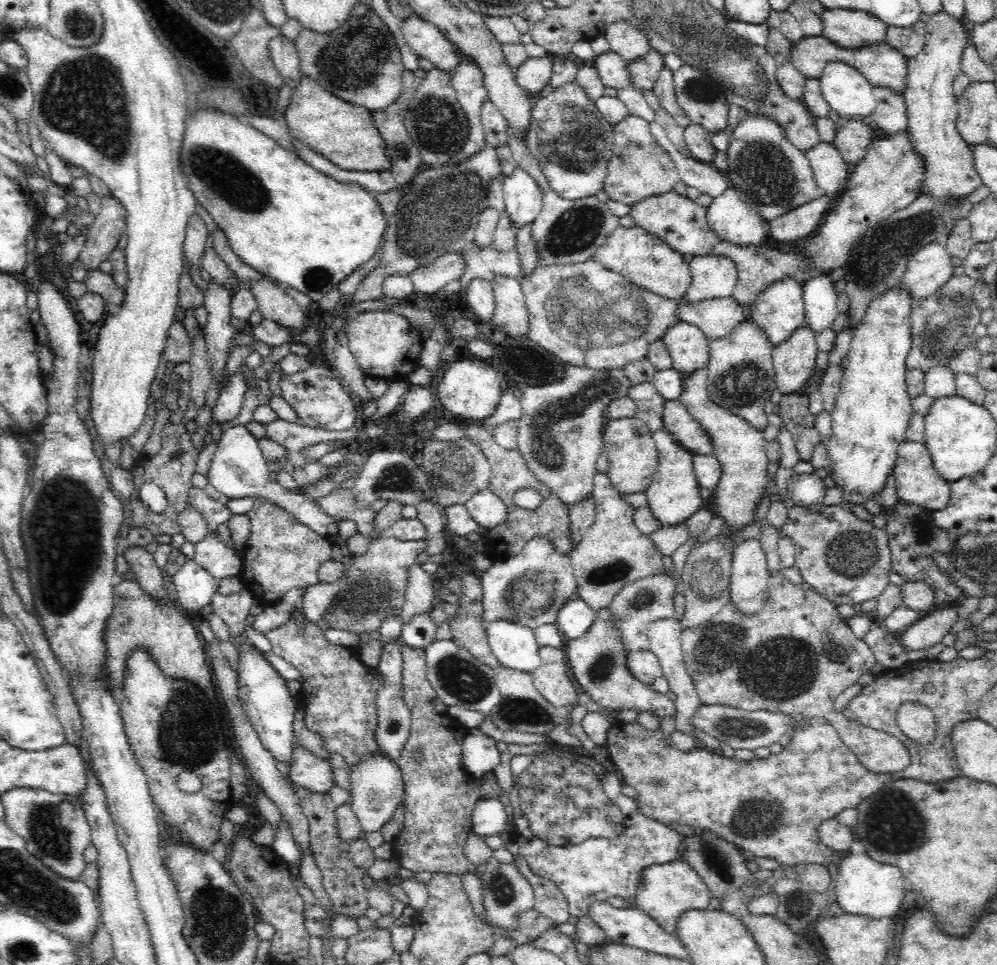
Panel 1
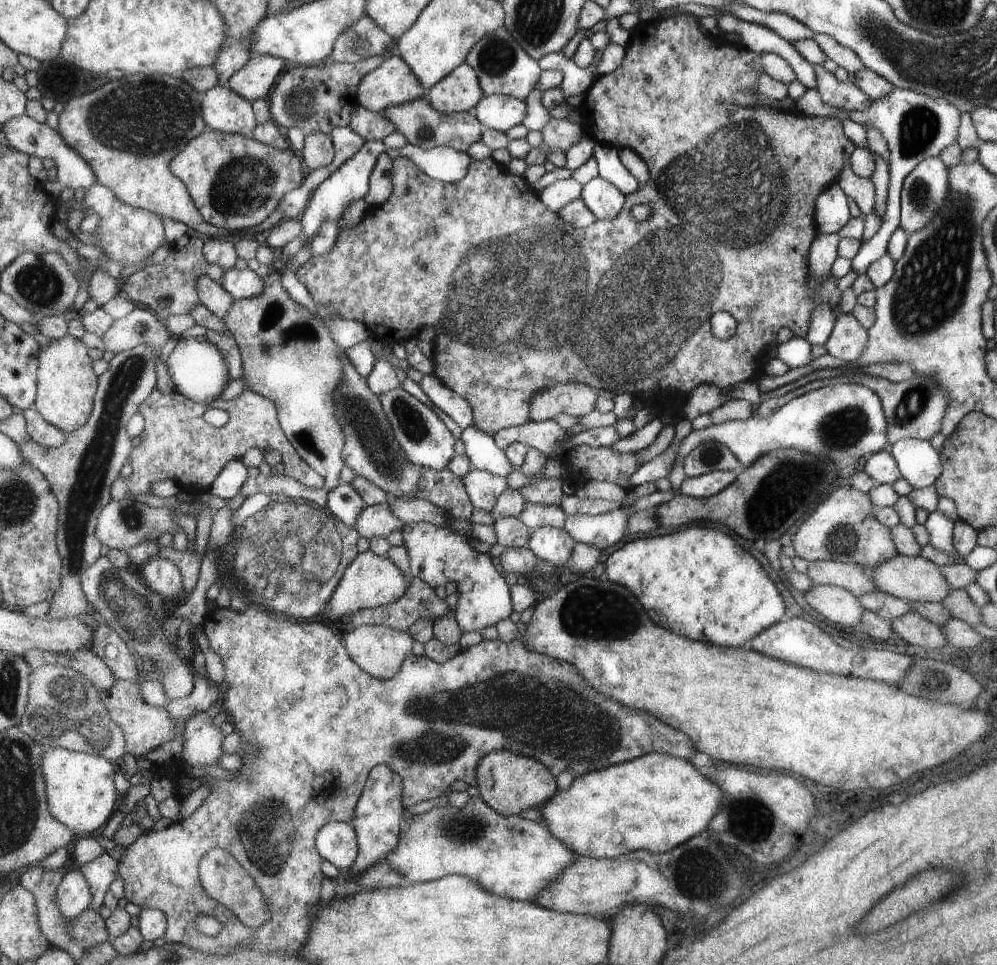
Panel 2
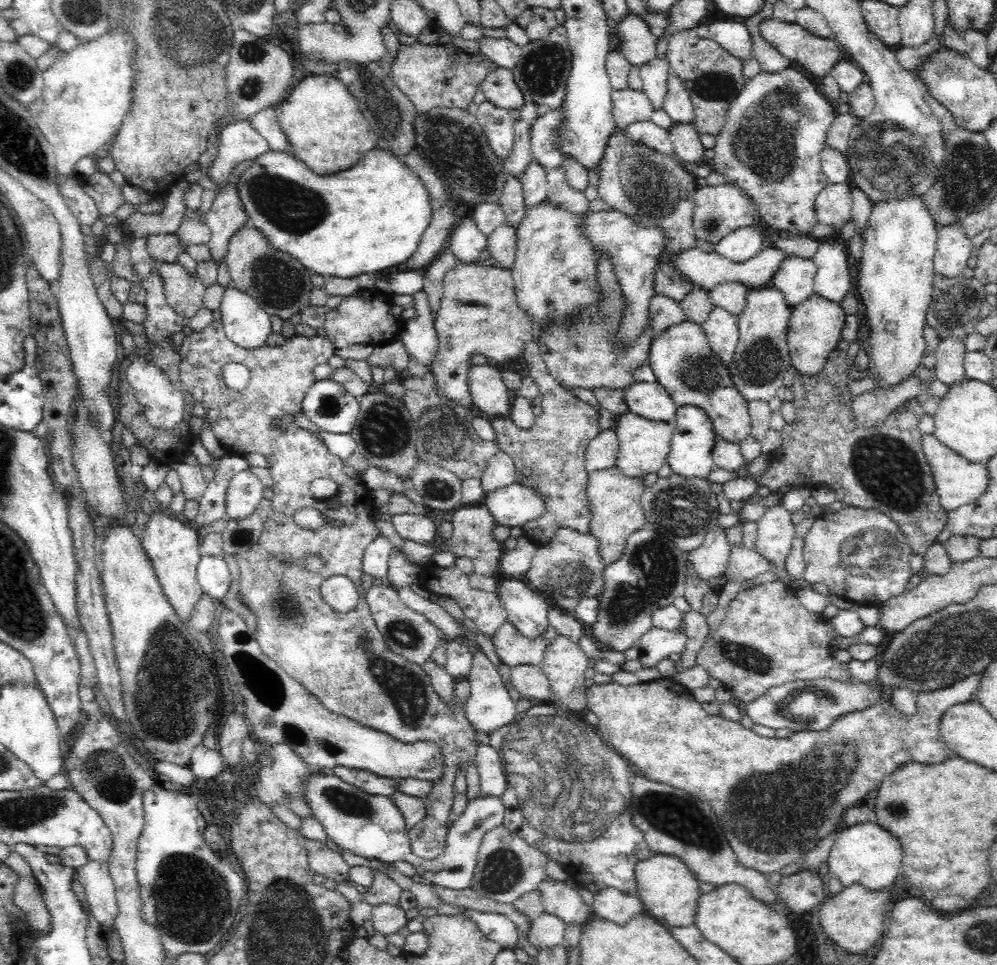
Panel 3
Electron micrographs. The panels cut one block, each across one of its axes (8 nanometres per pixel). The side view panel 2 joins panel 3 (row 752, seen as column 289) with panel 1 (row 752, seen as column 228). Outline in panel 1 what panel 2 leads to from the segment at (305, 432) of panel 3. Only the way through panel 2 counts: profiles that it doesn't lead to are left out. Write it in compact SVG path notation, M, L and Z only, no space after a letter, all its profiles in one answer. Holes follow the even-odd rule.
M408 645L401 646L403 656L403 666L400 678L400 691L402 691L402 700L410 711L410 730L404 746L400 748L400 758L398 766L405 782L405 804L408 806L406 814L406 826L402 829L400 836L394 842L395 860L410 872L422 873L430 872L432 875L446 873L462 876L468 872L477 872L477 866L470 864L462 856L464 842L468 834L472 831L472 810L475 804L481 800L488 800L496 796L496 777L490 769L490 774L484 778L476 780L476 786L470 784L470 774L462 772L461 759L461 738L465 734L466 728L460 726L455 720L452 720L446 712L436 714L430 698L436 698L435 690L430 686L430 681L426 678L425 654L423 649L411 649Z

